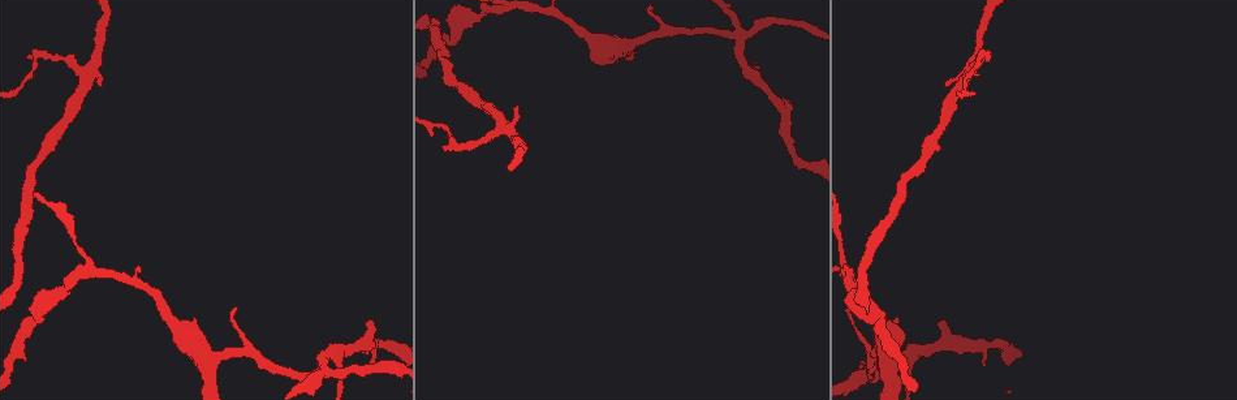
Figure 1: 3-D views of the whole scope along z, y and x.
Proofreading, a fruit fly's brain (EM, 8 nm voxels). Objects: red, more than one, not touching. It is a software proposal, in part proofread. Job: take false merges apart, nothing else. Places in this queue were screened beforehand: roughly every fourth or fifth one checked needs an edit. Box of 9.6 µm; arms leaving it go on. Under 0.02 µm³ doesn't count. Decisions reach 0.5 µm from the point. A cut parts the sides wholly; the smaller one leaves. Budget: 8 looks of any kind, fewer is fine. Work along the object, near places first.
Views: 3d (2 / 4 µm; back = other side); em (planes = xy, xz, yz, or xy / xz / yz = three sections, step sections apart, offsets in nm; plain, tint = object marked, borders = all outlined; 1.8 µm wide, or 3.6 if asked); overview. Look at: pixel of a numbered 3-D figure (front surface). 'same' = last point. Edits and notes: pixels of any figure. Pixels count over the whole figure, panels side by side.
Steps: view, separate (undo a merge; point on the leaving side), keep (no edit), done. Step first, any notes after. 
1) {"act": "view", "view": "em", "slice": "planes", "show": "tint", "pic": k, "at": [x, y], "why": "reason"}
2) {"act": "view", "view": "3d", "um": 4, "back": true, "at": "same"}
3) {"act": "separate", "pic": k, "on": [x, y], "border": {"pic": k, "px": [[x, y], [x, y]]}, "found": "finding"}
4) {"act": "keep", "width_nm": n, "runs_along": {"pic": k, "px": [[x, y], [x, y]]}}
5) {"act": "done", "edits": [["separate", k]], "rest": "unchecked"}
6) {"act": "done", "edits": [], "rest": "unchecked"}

{"act": "view", "view": "em", "slice": "planes", "show": "tint", "pic": 1, "at": [323, 374], "why": "four-way junction"}

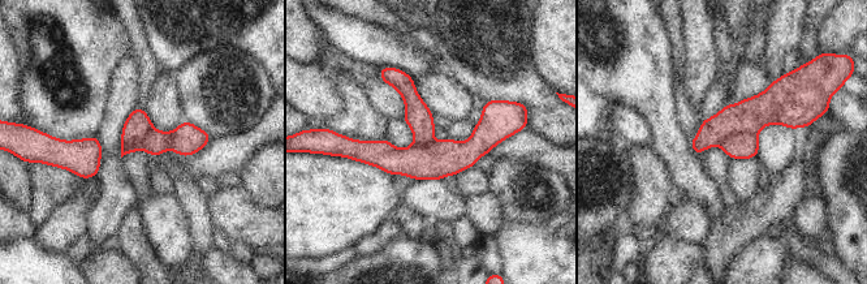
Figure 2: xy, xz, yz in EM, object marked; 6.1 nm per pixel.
{"act": "separate", "pic": 2, "on": [750, 115], "width_nm": 200, "border": {"pic": 2, "px": [[756, 136], [730, 134], [720, 145]]}, "found": "two neurons meet here"}

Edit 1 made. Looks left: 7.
{"act": "view", "view": "em", "slice": "planes", "show": "borders", "pic": 1, "at": [853, 291], "why": "sudden change in width"}

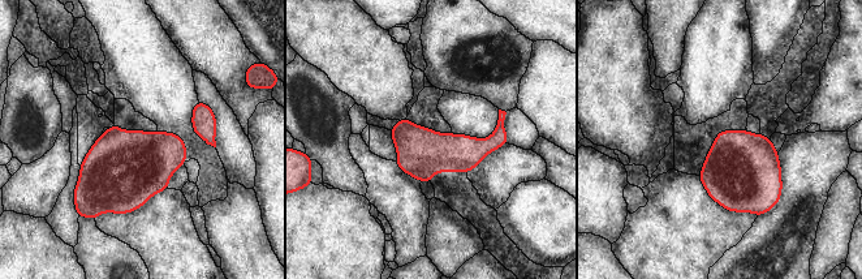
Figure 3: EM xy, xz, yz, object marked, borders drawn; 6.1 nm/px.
{"act": "keep", "width_nm": 300, "found": "continuous, no second neuron"}

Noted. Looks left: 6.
{"act": "view", "view": "3d", "um": 4, "pic": 1, "at": [504, 124], "why": "a fork"}

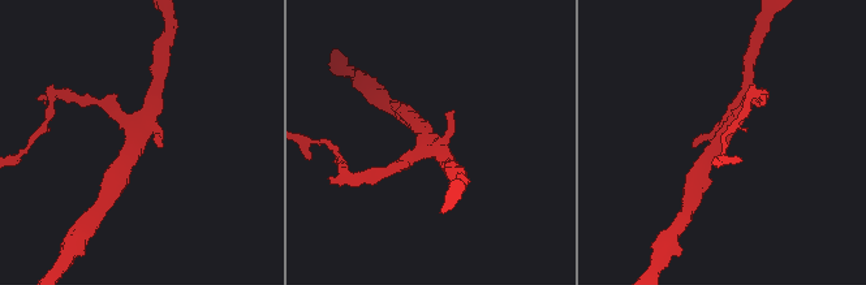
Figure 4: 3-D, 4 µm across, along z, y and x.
{"act": "view", "view": "em", "um": 3.6, "slice": "planes", "show": "borders", "pic": 4, "at": [428, 142]}

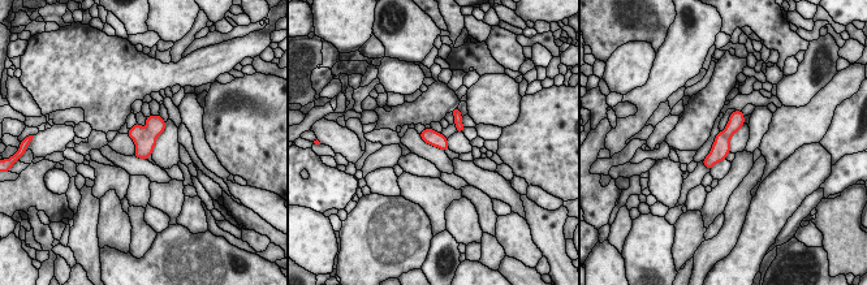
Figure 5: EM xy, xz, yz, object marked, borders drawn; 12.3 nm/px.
{"act": "keep", "runs_along": {"pic": 5, "px": [[738, 113], [708, 164]]}, "found": "all the same neuron"}

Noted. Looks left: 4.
{"act": "done", "edits": [["separate", 2]], "rest": "unchecked"}

